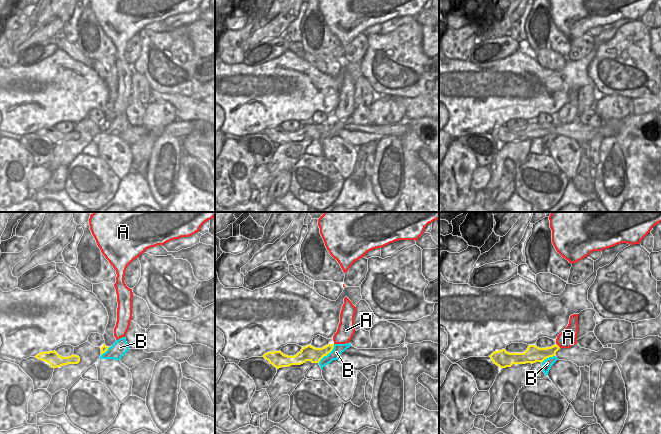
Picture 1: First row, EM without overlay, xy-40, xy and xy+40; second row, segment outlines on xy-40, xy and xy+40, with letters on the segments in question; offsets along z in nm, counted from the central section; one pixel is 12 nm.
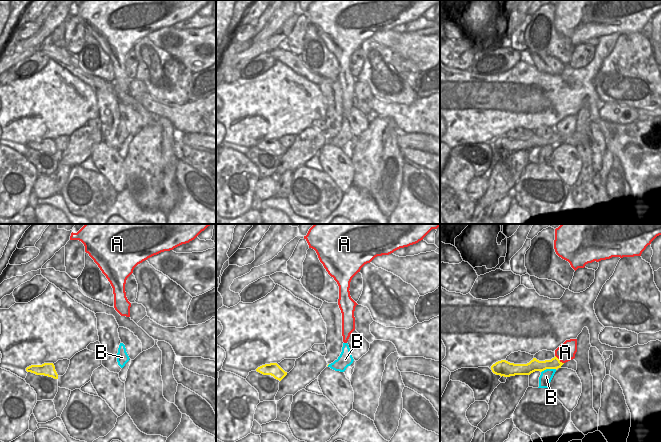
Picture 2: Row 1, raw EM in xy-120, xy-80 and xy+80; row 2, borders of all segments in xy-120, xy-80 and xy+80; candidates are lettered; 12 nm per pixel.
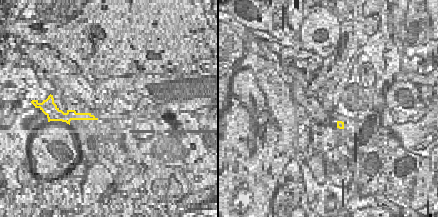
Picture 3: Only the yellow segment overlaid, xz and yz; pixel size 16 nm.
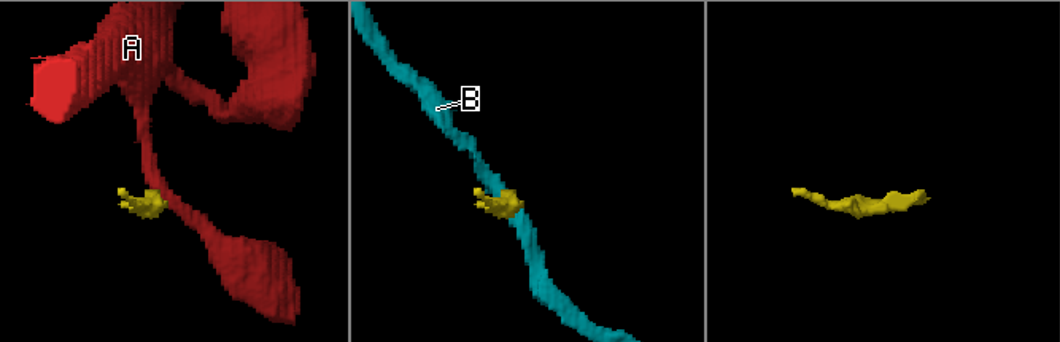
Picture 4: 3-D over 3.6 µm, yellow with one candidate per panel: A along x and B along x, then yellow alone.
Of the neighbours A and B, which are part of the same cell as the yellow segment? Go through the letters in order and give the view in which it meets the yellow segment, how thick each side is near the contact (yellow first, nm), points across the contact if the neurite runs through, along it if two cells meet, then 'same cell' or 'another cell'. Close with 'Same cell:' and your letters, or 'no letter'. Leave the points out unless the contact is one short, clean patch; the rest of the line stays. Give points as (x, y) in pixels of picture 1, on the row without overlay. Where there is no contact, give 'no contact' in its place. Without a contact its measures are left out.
A: xy+40 | 170/220 nm | along xy+40 (556, 119), (560, 123) | another cell
B: xy | 190/120 nm | along xy (334, 120), (334, 123), (318, 138) | another cell
Same cell: no letter

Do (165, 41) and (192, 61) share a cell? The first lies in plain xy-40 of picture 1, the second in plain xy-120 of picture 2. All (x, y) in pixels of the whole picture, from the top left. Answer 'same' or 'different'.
different

